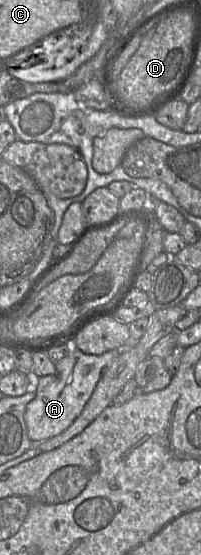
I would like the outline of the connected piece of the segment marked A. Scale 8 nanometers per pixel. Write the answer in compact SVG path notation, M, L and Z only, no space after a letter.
M75 349L55 364L54 374L33 378L36 395L27 405L24 416L28 435L33 443L55 437L71 426L83 411L102 373L118 355L118 350L108 351L102 355L92 355Z

